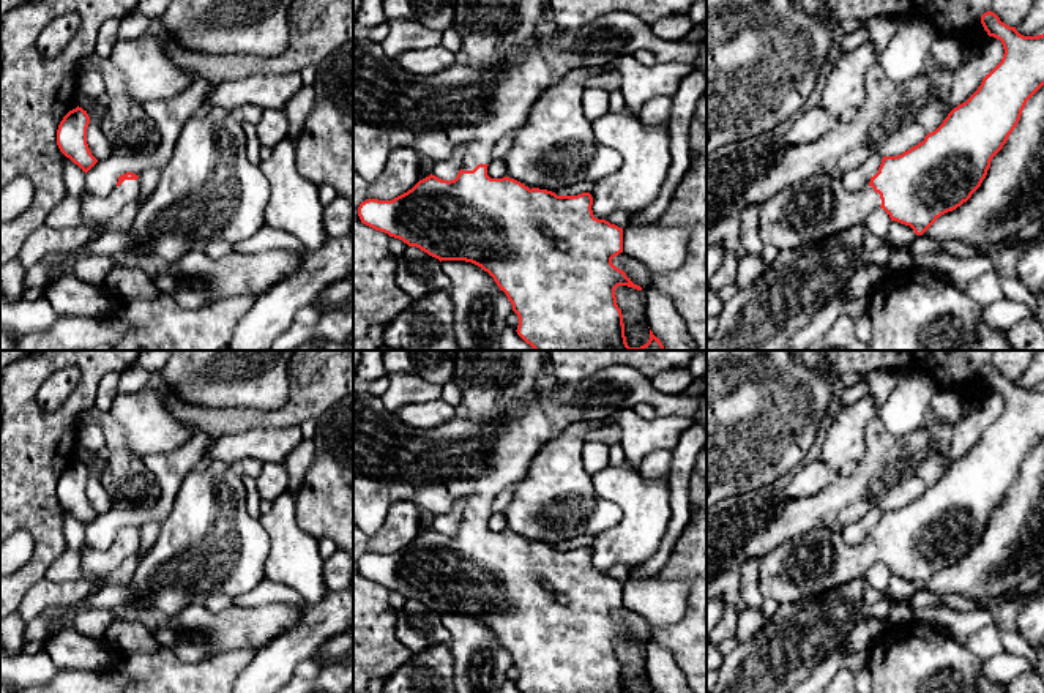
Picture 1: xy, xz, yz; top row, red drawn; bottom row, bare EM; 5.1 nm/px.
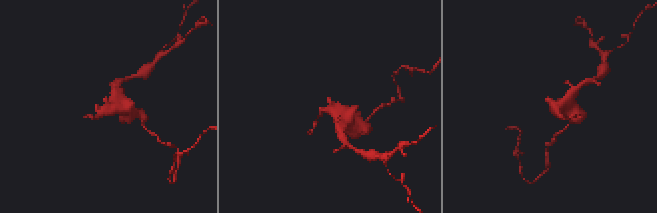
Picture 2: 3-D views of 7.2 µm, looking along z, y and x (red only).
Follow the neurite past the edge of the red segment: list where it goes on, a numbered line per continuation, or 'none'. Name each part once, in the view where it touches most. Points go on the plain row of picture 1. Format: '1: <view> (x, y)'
1: xz (469, 460)

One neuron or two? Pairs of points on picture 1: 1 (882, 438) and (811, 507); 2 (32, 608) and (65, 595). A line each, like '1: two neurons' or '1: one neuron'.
1: one neuron
2: one neuron

